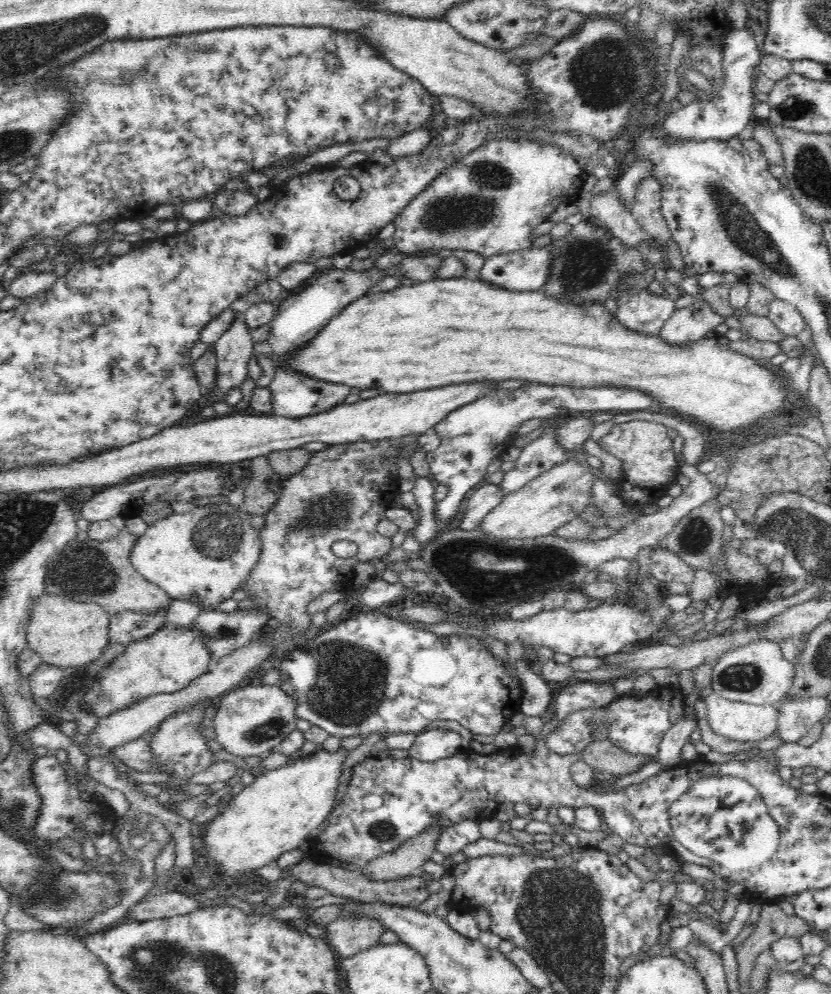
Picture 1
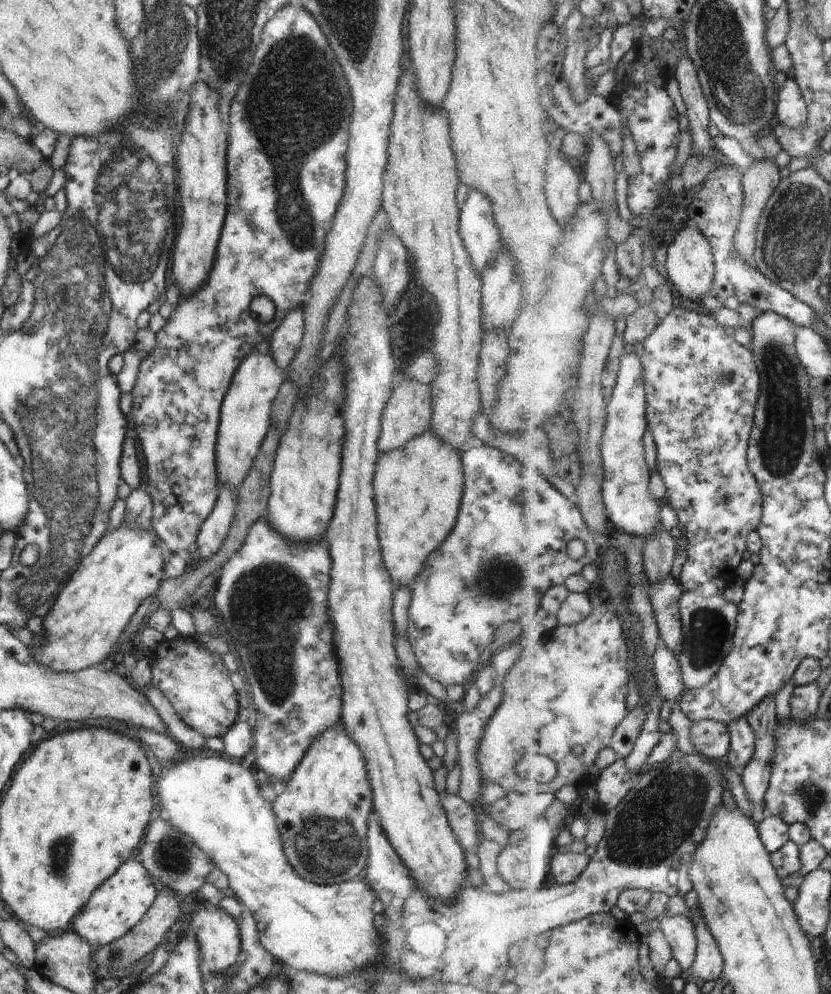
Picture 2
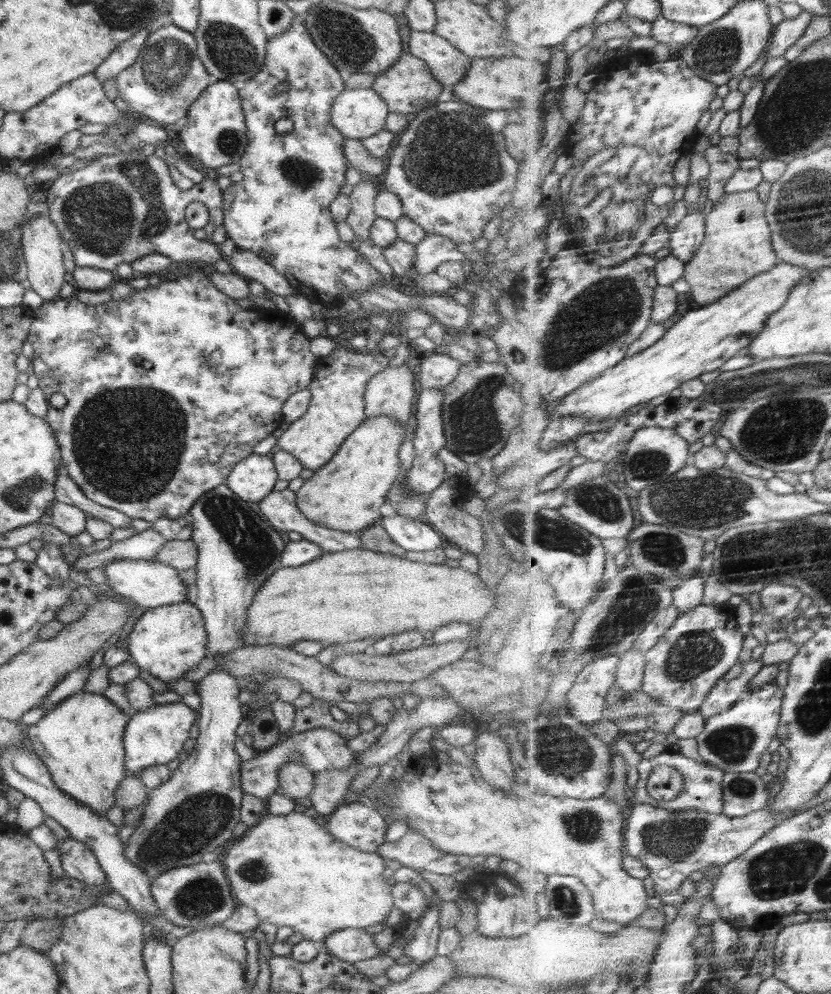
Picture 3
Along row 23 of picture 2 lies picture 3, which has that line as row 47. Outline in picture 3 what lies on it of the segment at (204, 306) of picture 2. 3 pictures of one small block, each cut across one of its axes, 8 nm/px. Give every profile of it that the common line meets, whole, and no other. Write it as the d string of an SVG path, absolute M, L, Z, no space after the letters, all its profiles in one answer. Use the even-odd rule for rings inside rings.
M298 17L294 18L292 26L282 32L280 36L274 36L267 40L267 54L264 62L264 67L260 68L256 76L252 76L250 80L245 82L244 88L238 90L241 106L244 111L245 125L246 125L246 138L248 139L247 144L244 146L243 153L239 156L238 163L240 164L240 171L244 174L244 178L240 182L232 183L224 192L225 197L224 204L224 228L227 232L227 238L230 238L237 248L242 248L242 250L250 250L254 252L256 256L260 256L262 260L266 260L268 264L274 266L274 270L278 274L282 274L288 282L294 285L295 291L298 294L302 294L309 298L311 302L320 303L321 305L335 305L338 306L342 300L346 298L352 298L354 294L360 294L360 292L366 292L370 288L374 288L374 285L382 284L386 278L382 273L380 273L376 268L374 268L368 259L360 253L360 251L355 251L349 242L344 242L340 239L338 231L336 231L337 222L333 219L331 213L331 203L341 194L340 188L345 184L346 180L346 157L344 156L344 135L332 124L331 120L331 110L334 104L334 99L336 95L344 91L344 74L341 74L336 70L328 58L320 53L320 50L316 48L306 26L302 24L302 21ZM280 82L286 82L288 84L288 90L282 92L277 89ZM282 117L288 117L293 121L293 130L290 133L279 134L276 129L274 129L274 123Z

